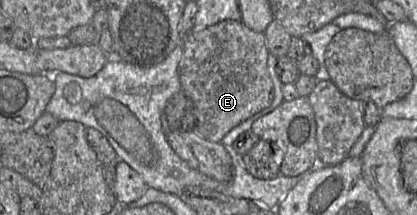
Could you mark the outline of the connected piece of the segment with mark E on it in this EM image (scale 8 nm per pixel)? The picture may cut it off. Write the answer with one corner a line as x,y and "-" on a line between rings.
223,20
201,31
189,31
183,35
183,53
178,64
182,90
195,106
196,132
206,140
221,142
236,126
270,106
274,99
274,87
268,73
269,51
264,33
247,27
241,20

